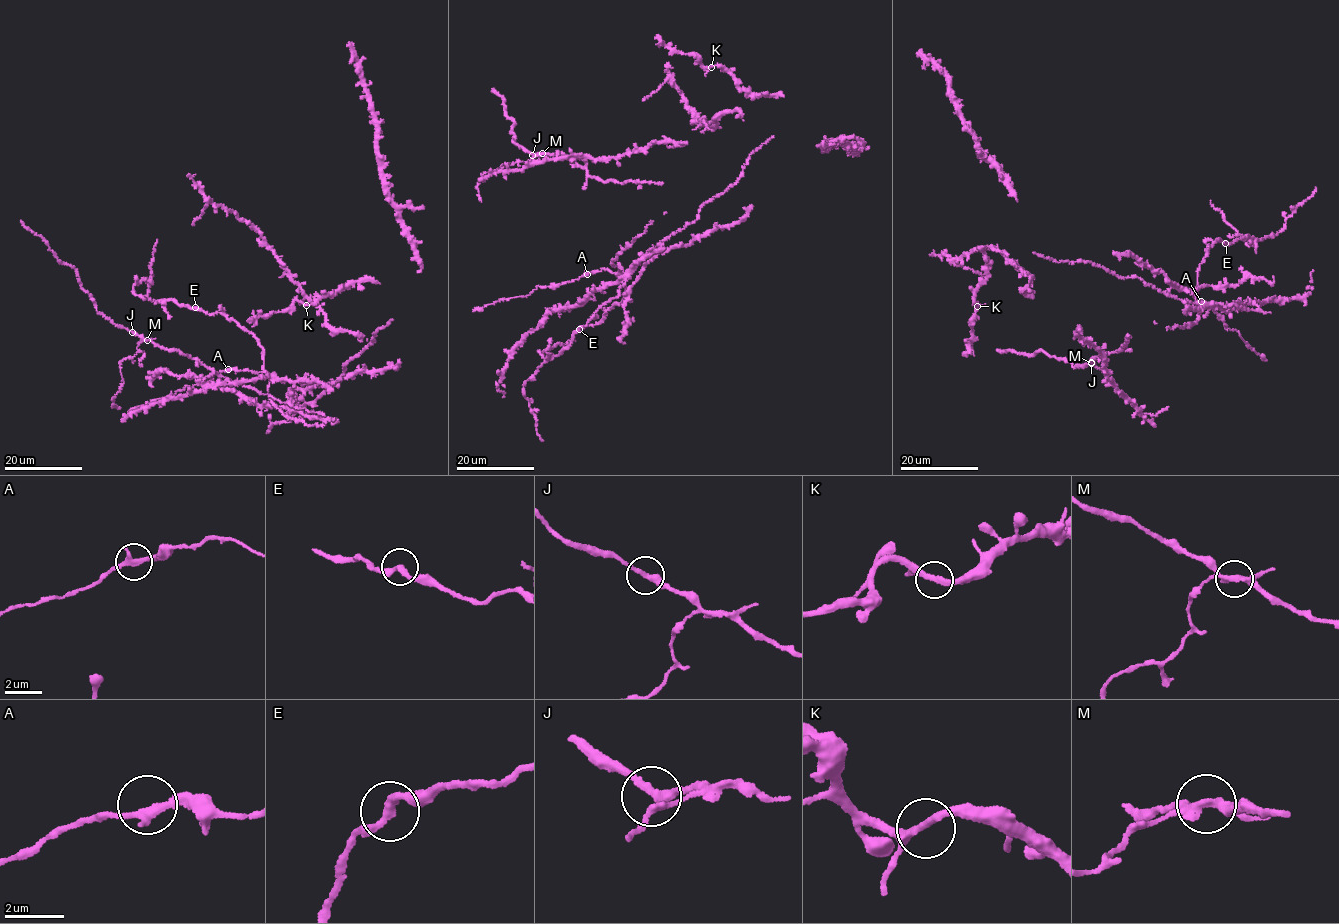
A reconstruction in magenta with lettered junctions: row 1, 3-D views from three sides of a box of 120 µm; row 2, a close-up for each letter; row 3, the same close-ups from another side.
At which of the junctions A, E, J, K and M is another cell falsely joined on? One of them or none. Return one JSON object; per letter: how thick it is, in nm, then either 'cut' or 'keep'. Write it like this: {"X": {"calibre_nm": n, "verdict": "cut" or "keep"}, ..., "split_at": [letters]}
{"A": {"calibre_nm": 280, "verdict": "keep"}, "E": {"calibre_nm": 280, "verdict": "keep"}, "J": {"calibre_nm": 300, "verdict": "keep"}, "K": {"calibre_nm": 280, "verdict": "keep"}, "M": {"calibre_nm": 280, "verdict": "cut"}, "split_at": ["M"]}

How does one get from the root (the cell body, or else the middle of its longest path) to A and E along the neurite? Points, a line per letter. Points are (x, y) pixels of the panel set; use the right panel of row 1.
A: (1209, 309), (1198, 318), (1196, 288), (1194, 296), (1201, 301)
E: (1209, 309), (1198, 318), (1197, 269), (1209, 251), (1208, 245), (1220, 239), (1225, 243)

